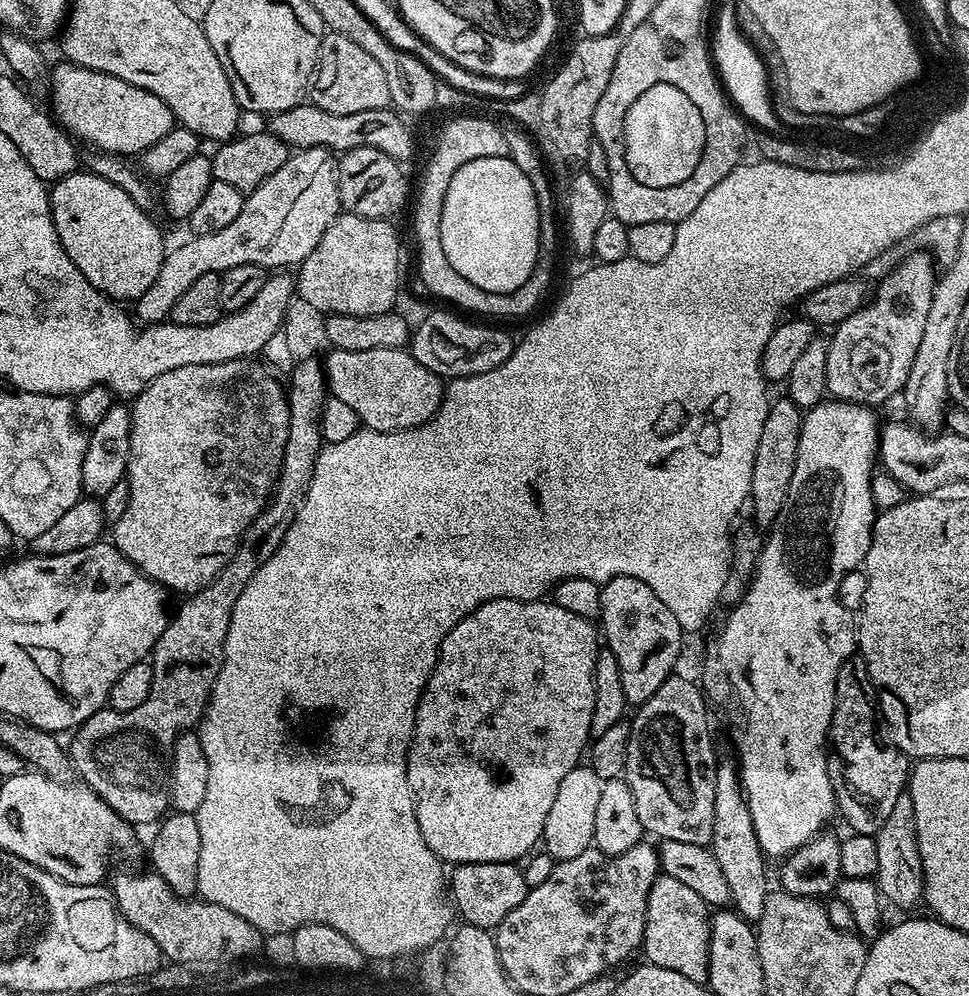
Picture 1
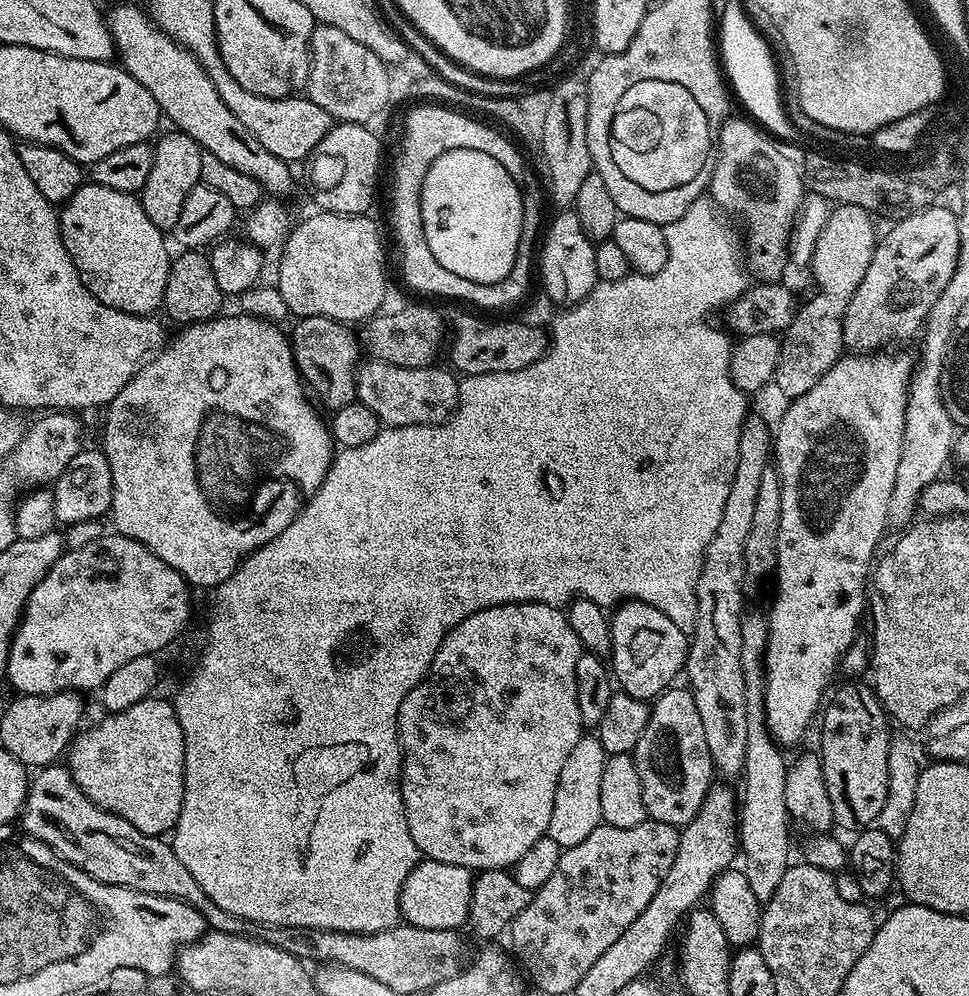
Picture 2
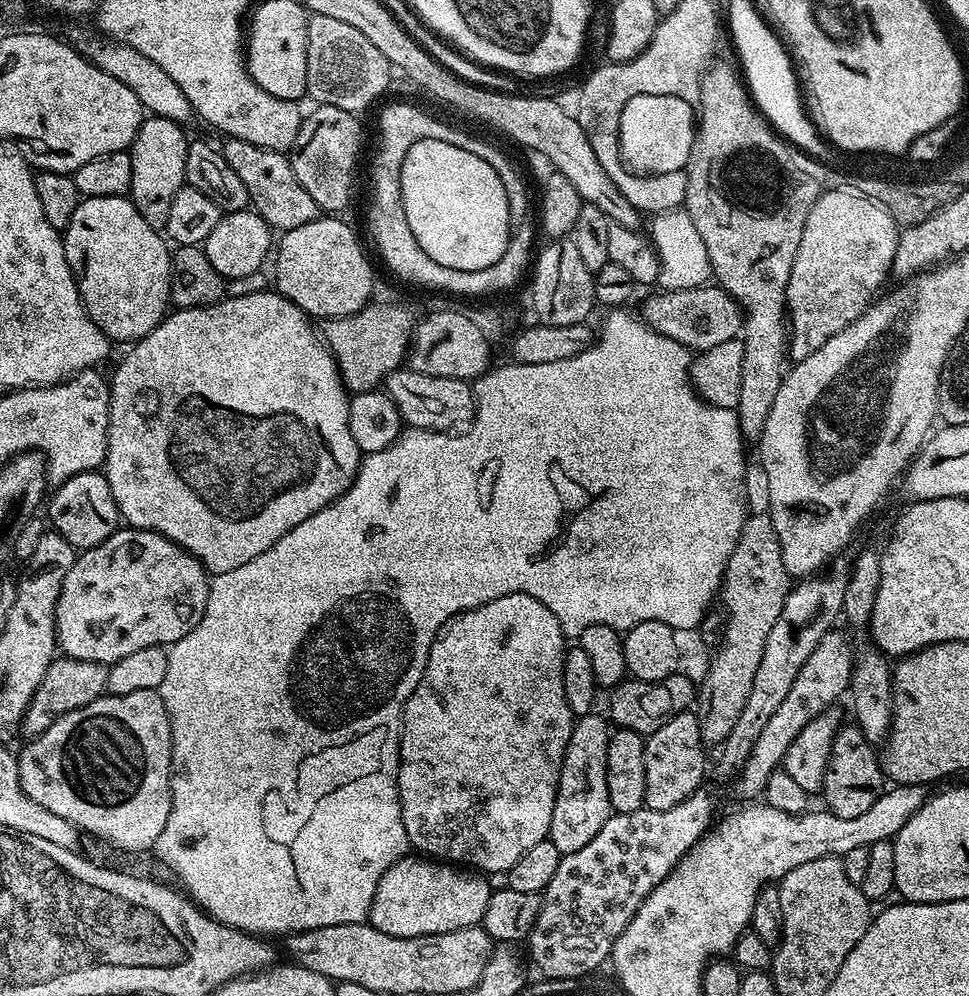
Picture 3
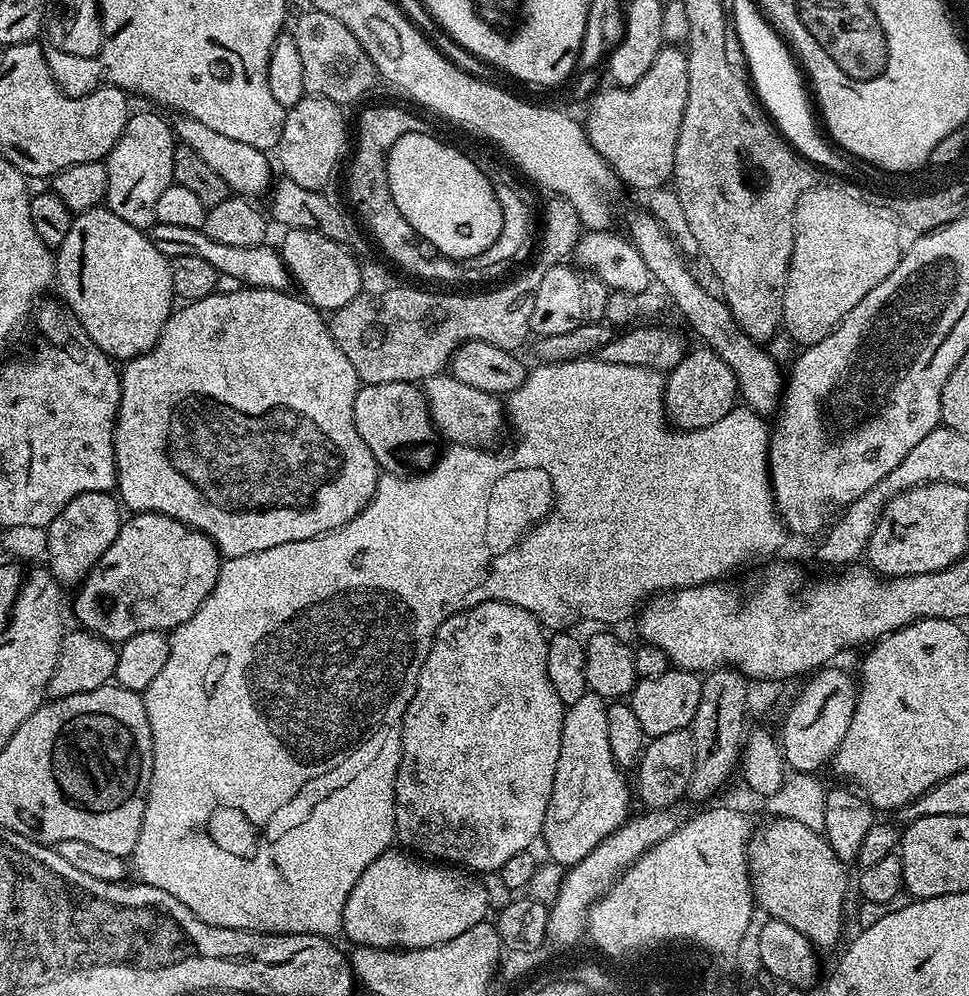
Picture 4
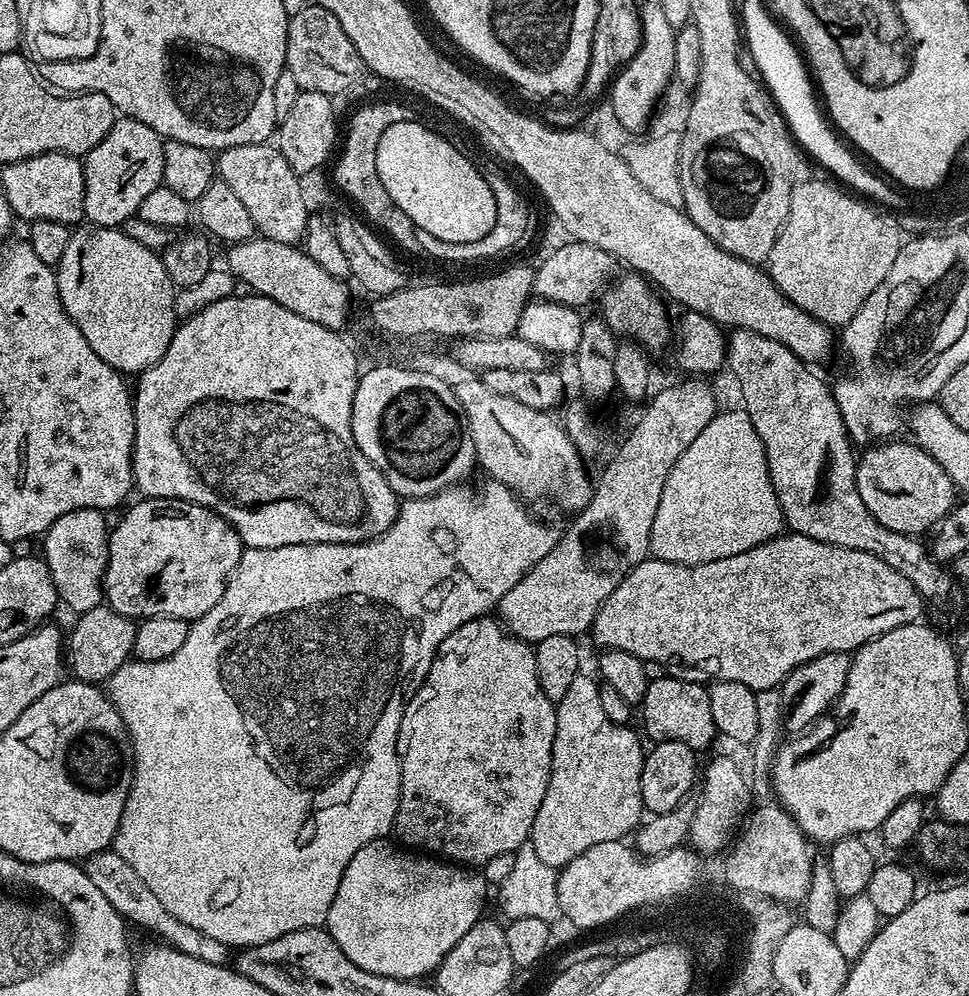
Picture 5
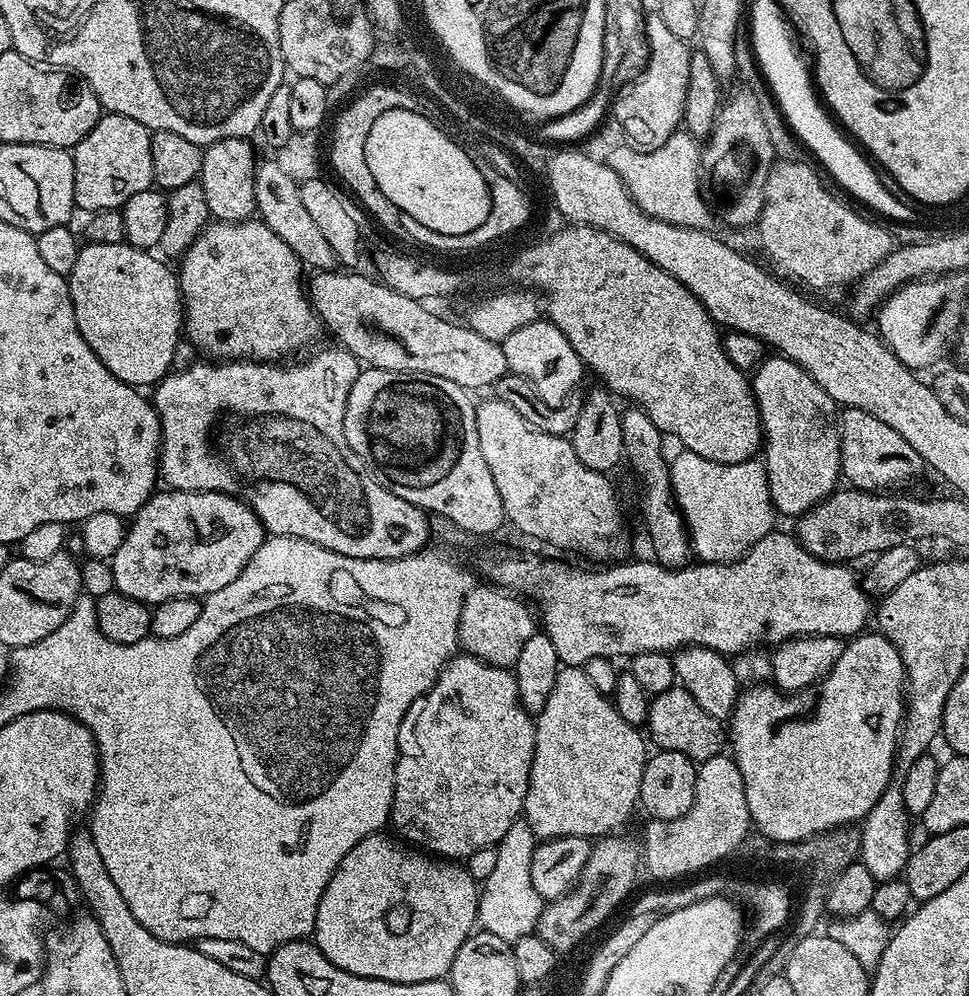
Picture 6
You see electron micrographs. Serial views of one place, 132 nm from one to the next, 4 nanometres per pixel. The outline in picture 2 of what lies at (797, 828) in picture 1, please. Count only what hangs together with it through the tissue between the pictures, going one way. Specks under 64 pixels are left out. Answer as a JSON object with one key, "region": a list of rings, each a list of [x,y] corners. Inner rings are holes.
{"region":[[[880,350],[875,354],[844,354],[836,360],[824,374],[806,390],[806,394],[795,397],[792,404],[774,424],[774,467],[780,475],[782,486],[782,522],[776,535],[776,597],[772,600],[772,609],[766,612],[768,621],[768,654],[766,657],[767,686],[764,693],[764,708],[767,710],[767,724],[777,743],[798,743],[805,734],[812,718],[819,713],[824,697],[824,676],[832,676],[841,667],[844,654],[857,639],[856,627],[860,624],[860,615],[864,612],[864,579],[869,579],[870,565],[877,555],[876,543],[880,535],[886,532],[888,525],[888,507],[890,490],[894,490],[894,474],[898,474],[898,458],[902,454],[902,430],[906,426],[906,402],[908,401],[908,383],[912,380],[913,357],[900,350]]]}

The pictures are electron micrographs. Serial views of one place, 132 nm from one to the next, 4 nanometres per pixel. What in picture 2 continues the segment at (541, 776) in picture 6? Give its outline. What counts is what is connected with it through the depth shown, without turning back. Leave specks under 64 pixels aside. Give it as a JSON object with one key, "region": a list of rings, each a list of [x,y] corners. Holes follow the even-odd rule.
{"region":[[[581,735],[578,746],[570,750],[570,758],[562,765],[562,774],[558,778],[558,790],[554,794],[554,814],[550,814],[548,834],[558,842],[563,850],[578,846],[602,822],[602,770],[606,753],[602,742],[595,735]]]}

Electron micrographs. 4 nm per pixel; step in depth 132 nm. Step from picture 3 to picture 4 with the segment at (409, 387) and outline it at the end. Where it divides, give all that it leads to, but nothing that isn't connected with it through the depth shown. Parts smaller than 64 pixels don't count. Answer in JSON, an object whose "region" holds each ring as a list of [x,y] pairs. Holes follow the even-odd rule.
{"region":[[[450,374],[431,376],[423,381],[422,391],[428,399],[428,413],[439,433],[456,446],[466,448],[491,449],[492,444],[506,432],[506,408],[501,397],[486,394],[486,390],[474,390],[474,386],[466,386],[466,382],[458,382]]]}

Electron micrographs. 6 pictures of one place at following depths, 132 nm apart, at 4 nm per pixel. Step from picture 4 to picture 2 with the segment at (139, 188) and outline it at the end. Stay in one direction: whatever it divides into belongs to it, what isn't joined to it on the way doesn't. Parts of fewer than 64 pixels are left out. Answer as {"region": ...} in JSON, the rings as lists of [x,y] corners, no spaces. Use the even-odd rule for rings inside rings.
{"region":[[[171,131],[164,137],[161,135],[155,141],[150,174],[138,193],[140,205],[146,210],[146,218],[150,218],[150,222],[154,222],[154,226],[165,234],[175,229],[182,205],[185,204],[186,197],[190,195],[190,190],[194,190],[194,186],[201,183],[200,175],[202,174],[200,144],[194,142],[194,138],[190,138],[185,132]]]}

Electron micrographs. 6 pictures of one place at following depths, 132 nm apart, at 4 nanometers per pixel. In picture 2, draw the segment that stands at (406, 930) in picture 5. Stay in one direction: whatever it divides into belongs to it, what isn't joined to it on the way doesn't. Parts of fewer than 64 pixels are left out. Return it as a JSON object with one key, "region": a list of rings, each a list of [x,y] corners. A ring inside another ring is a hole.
{"region":[[[427,858],[410,870],[400,895],[400,912],[407,923],[426,930],[463,929],[472,898],[473,869]]]}

